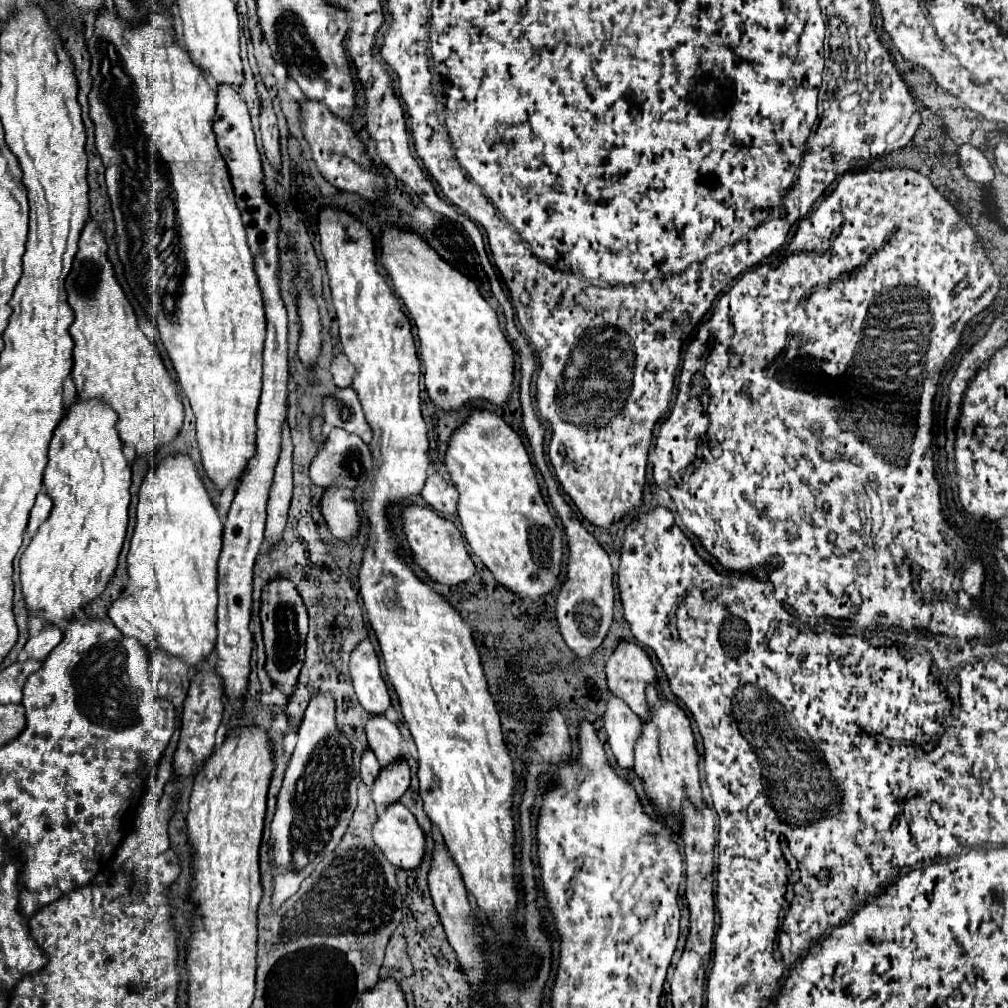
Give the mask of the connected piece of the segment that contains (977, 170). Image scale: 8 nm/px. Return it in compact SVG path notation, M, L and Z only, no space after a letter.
M961 145L959 147L959 159L961 159L961 169L969 179L981 185L989 185L995 177L993 165L987 161L987 157L973 145Z

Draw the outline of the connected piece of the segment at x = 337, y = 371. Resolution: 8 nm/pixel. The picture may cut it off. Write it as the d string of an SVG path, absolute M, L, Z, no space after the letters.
M337 355L337 357L333 359L331 373L333 373L335 385L337 385L339 389L343 389L343 387L351 387L351 383L353 383L353 375L355 375L355 367L347 361L345 355Z

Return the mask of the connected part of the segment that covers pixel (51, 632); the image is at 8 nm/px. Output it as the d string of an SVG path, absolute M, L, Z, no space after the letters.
M45 625L37 637L31 637L27 643L25 643L25 651L29 653L31 659L37 659L37 661L43 661L61 641L61 629L57 625Z

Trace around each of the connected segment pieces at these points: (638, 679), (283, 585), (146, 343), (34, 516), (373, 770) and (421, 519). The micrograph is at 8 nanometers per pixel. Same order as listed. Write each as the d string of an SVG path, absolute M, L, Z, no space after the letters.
M621 643L611 653L605 669L609 691L623 699L643 723L649 721L651 707L645 691L647 687L657 687L657 673L649 661L649 655L635 643Z
M273 579L263 585L261 595L261 625L263 625L263 641L267 663L265 669L273 679L275 687L283 689L285 695L291 695L295 689L295 681L299 677L299 669L305 657L305 637L307 637L307 611L297 587L289 579Z
M89 219L81 231L79 251L65 279L65 289L75 313L69 333L75 343L73 381L77 393L83 399L99 397L107 401L119 413L117 431L121 441L135 447L137 455L153 455L159 445L179 433L183 425L183 403L155 343L149 341L137 325L137 315L107 259L107 239L93 219Z
M39 493L37 499L35 499L35 505L31 509L31 517L29 517L29 525L27 525L27 531L31 535L35 535L37 529L41 527L41 523L45 523L45 519L49 517L51 507L53 507L53 501L45 493Z
M367 749L363 753L363 759L361 759L361 779L367 787L371 787L379 775L379 761L375 761L375 755Z
M405 505L401 511L401 523L403 523L403 533L407 537L413 561L427 573L431 581L443 583L443 585L459 585L475 573L475 565L465 549L463 537L451 521L443 519L429 507Z

